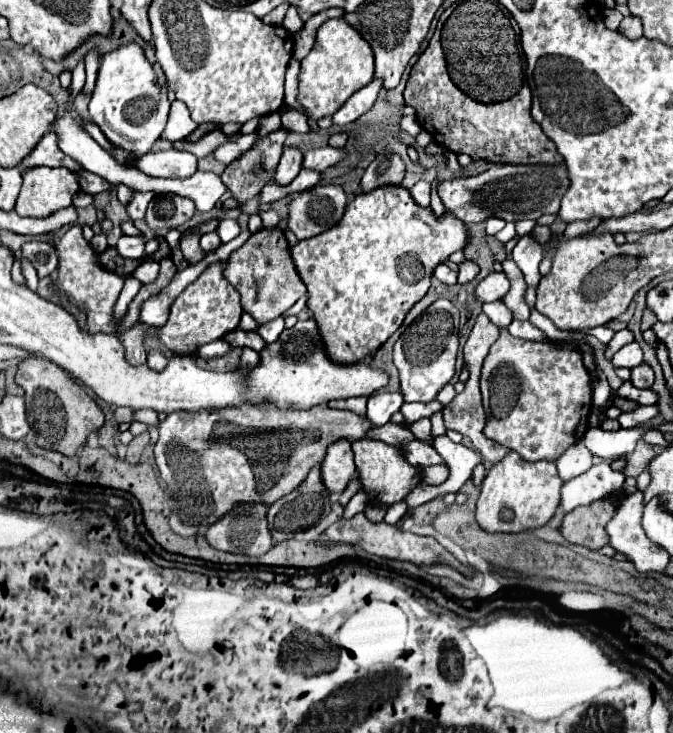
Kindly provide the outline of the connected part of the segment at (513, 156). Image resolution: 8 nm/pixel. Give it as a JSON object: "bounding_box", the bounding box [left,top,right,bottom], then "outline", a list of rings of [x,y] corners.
{"bounding_box":[405,33,561,165],"outline":[[[439,33],[429,39],[427,49],[421,53],[409,73],[405,87],[405,105],[415,109],[415,117],[433,141],[455,153],[467,153],[473,159],[485,159],[491,163],[513,165],[553,165],[561,163],[555,143],[543,133],[543,129],[531,117],[531,89],[527,83],[515,93],[515,97],[497,103],[481,103],[467,97],[449,77],[445,53],[439,41]]]}

